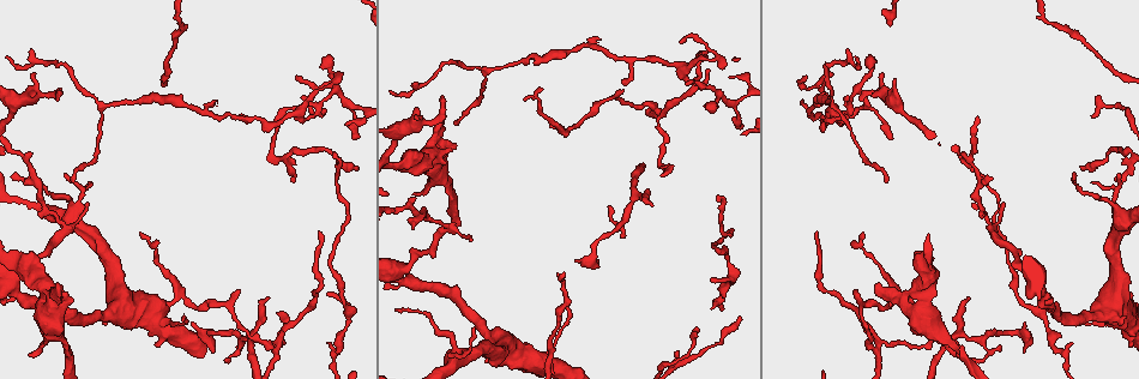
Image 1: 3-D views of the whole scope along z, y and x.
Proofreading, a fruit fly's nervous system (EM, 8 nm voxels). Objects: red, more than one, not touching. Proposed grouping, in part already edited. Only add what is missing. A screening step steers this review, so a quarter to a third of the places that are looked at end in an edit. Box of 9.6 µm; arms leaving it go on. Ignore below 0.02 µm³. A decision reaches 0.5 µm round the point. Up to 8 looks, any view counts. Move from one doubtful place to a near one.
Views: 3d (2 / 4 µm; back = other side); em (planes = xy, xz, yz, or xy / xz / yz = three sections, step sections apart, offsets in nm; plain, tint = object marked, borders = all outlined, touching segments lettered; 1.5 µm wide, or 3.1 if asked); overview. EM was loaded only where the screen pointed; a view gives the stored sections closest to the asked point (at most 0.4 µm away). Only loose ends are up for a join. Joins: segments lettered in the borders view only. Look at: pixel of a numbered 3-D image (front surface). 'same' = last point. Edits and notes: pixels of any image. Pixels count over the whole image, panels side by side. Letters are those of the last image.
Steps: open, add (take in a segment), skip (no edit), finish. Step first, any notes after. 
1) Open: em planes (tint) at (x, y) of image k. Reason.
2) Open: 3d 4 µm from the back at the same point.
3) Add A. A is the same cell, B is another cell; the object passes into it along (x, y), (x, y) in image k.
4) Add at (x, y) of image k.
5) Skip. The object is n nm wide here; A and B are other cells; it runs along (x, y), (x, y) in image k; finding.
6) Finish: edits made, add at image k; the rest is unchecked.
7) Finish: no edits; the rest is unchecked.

Open: em xy step 8 (borders) at (624, 85) of image 1. An open end.

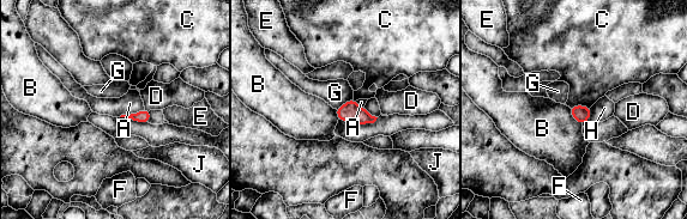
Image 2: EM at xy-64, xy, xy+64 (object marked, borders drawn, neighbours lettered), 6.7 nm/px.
Open: em planes (borders) at the same point. Another direction.

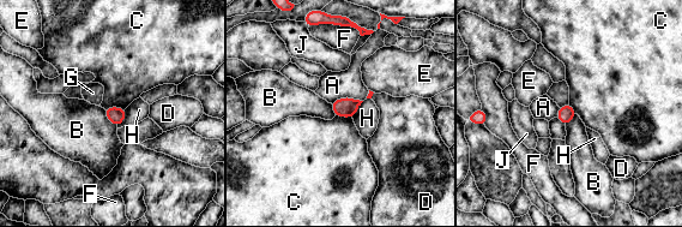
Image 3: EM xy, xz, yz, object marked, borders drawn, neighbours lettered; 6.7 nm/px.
Skip. A, B, C, D, E, F, G, H and J are other cells; a border runs along (125, 107), (103, 108) in image 3; no lettered segment goes on from it.

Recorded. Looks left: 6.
Open: em yz step 8 (tint) at (892, 136) of image 1. An open end.

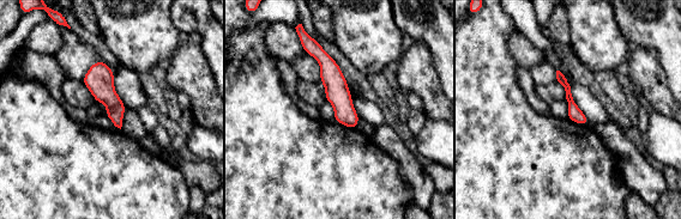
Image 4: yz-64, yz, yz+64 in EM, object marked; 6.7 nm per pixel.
Open: em planes (tint) at the same point. Cut it another way.

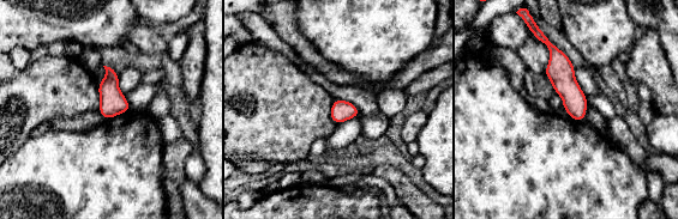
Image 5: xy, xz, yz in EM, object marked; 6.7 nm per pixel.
Open: em planes (borders) at the same point. See the neighbours.

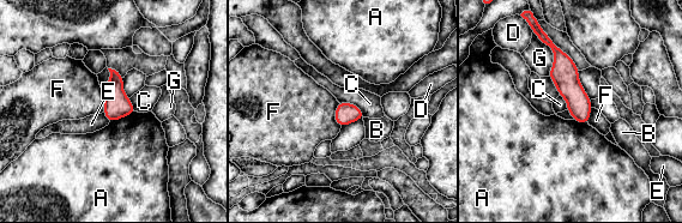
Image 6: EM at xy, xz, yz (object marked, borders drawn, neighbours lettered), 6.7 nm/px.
Skip. The object is 140 nm wide here; A, B, C, D, E, F and G are other cells; a border runs along (337, 102), (335, 120), (340, 127) in image 6; no lettered segment goes on from it.

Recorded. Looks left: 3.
Open: 3d 2 µm from the back at (57, 283) of image 1.

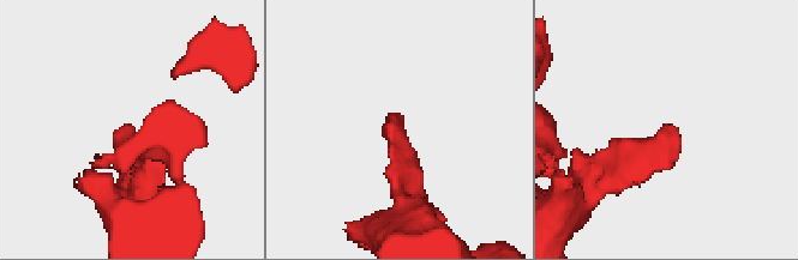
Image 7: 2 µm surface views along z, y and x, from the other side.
Open: em planes (borders) at (127, 131) of image 7. Need the tissue.

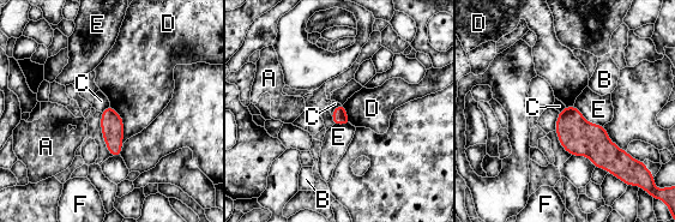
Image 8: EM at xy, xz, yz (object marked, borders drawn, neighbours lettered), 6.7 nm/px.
Skip. A, B, C, D, E and F are other cells; a border runs along (109, 106), (122, 119), (121, 150) in image 8; none of them fits.

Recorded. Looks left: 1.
Finish: no edits; the rest is unchecked.

